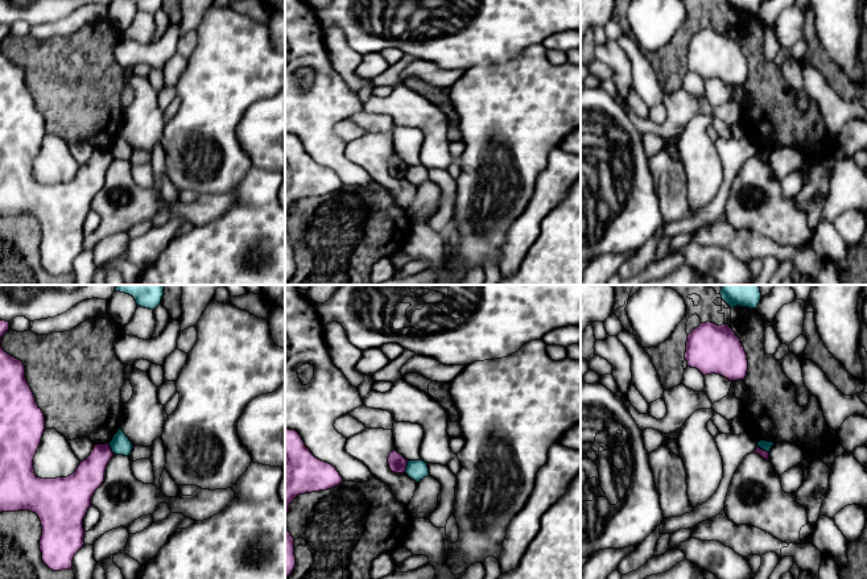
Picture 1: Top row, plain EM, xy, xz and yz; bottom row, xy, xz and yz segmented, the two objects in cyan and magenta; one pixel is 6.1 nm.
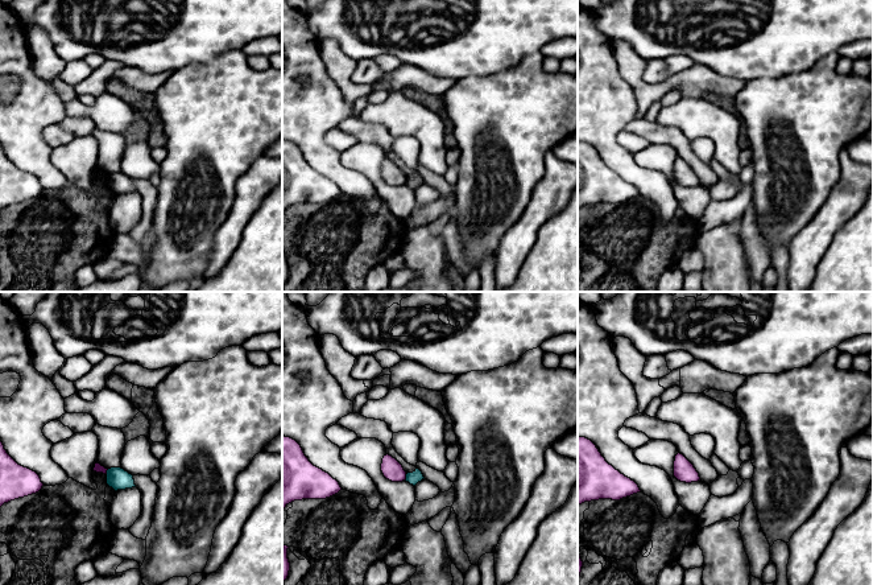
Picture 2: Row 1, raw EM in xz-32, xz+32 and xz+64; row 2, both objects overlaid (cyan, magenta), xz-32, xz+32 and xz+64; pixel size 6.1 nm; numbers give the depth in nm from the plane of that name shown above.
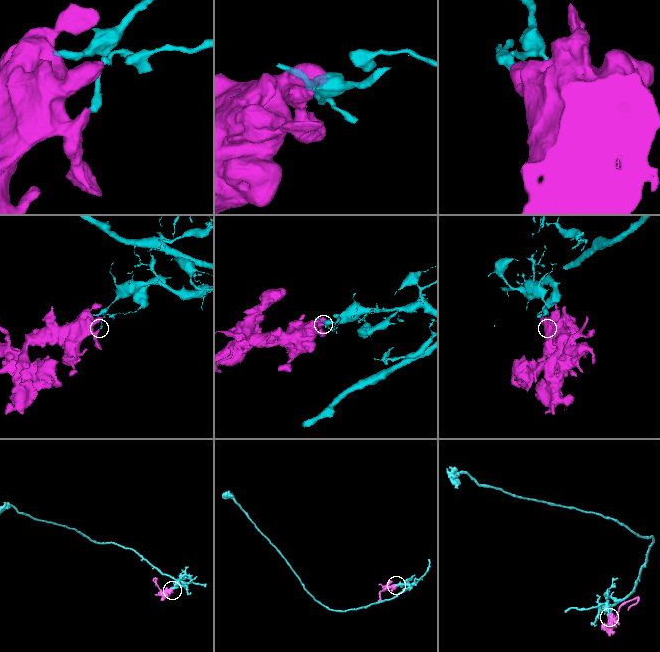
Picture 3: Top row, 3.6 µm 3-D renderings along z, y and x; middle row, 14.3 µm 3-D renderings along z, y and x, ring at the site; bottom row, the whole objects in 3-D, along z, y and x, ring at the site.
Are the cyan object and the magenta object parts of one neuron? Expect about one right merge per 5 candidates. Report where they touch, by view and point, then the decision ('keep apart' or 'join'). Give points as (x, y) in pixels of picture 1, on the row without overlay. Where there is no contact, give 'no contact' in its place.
xz (407, 172) | keep apart

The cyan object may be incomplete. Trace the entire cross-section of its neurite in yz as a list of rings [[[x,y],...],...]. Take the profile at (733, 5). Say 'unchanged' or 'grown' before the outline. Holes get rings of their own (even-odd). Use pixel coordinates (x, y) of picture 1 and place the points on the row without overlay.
unchanged; [[[722,0],[722,4],[732,13],[736,11],[756,13],[761,0]]]

